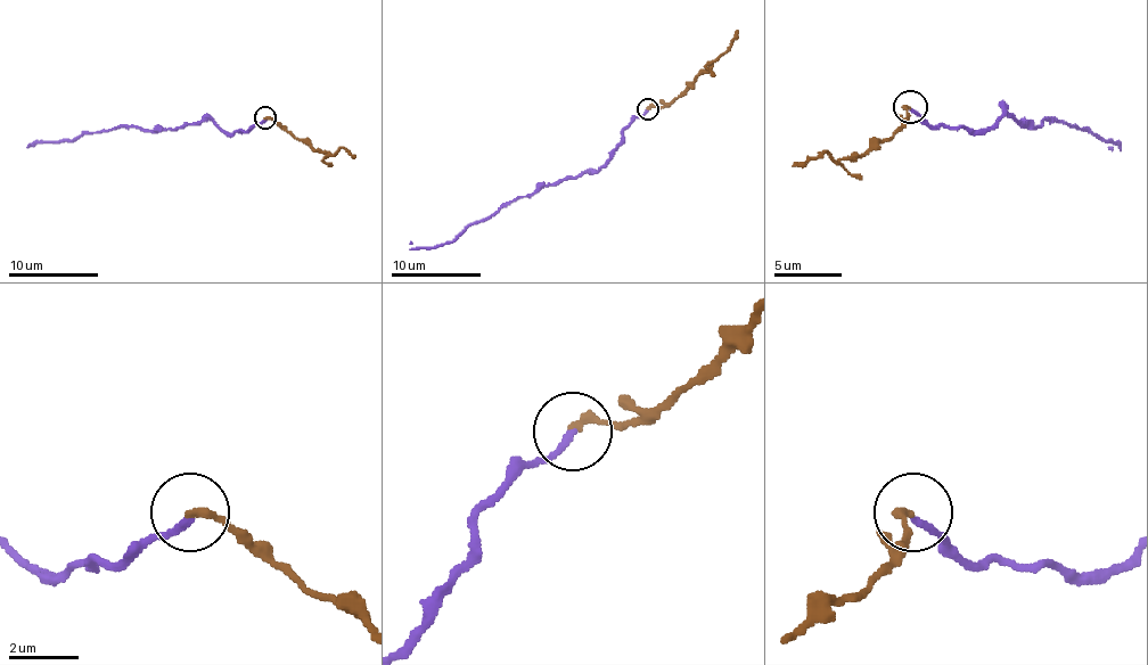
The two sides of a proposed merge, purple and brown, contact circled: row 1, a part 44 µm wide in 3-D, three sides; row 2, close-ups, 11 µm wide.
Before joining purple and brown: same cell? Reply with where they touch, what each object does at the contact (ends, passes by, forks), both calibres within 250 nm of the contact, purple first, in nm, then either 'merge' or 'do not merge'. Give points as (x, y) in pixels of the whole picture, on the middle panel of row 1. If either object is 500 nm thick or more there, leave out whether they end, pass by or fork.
(648, 108) | purple ends | brown ends | 200/220 nm | merge

